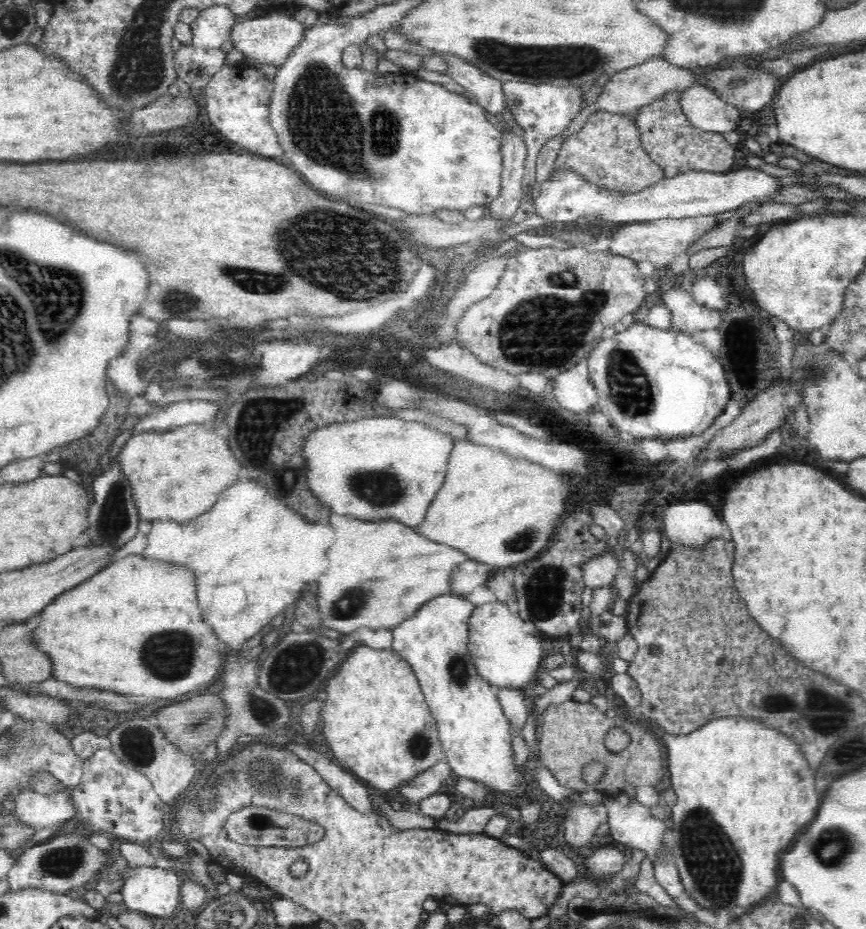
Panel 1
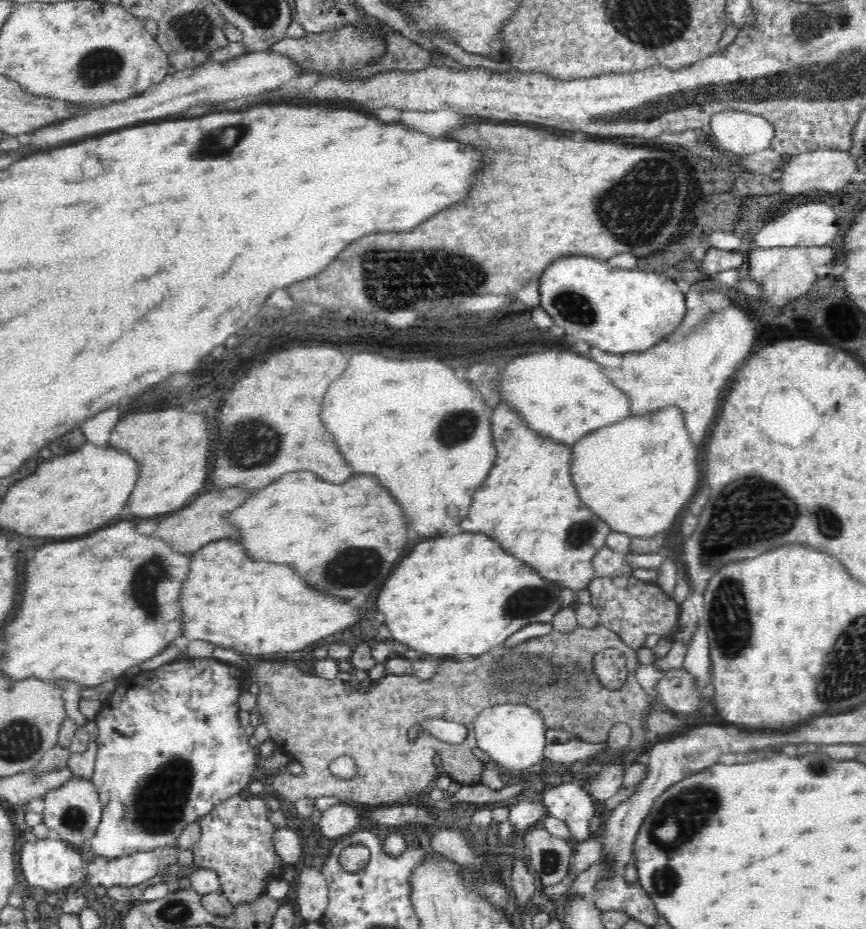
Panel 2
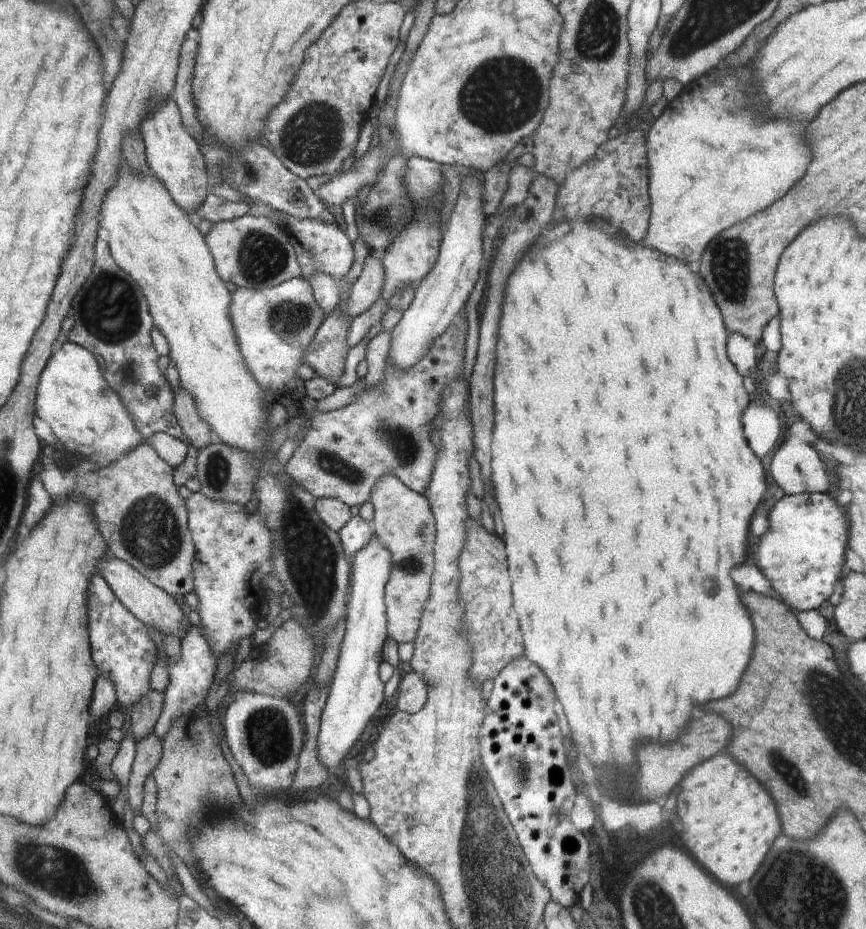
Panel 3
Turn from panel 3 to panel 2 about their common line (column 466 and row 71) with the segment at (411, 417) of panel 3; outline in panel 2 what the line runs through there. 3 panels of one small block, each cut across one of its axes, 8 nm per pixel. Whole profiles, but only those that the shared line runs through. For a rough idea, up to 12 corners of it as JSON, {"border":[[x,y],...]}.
{"border":[[346,24],[269,48],[304,68],[368,66],[386,52],[370,30]]}

